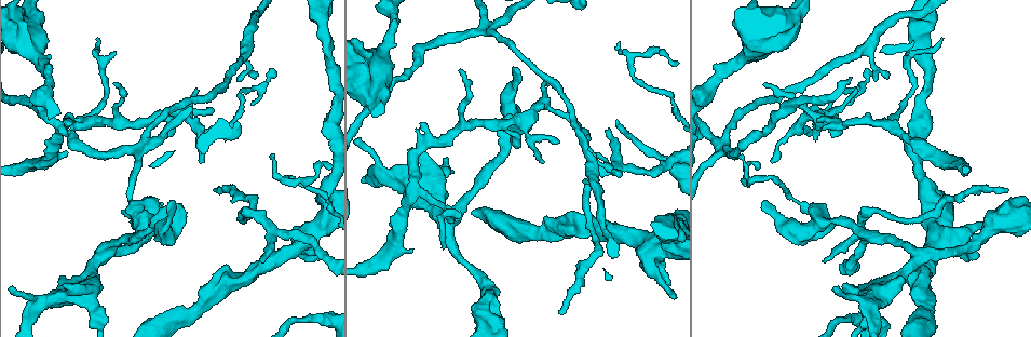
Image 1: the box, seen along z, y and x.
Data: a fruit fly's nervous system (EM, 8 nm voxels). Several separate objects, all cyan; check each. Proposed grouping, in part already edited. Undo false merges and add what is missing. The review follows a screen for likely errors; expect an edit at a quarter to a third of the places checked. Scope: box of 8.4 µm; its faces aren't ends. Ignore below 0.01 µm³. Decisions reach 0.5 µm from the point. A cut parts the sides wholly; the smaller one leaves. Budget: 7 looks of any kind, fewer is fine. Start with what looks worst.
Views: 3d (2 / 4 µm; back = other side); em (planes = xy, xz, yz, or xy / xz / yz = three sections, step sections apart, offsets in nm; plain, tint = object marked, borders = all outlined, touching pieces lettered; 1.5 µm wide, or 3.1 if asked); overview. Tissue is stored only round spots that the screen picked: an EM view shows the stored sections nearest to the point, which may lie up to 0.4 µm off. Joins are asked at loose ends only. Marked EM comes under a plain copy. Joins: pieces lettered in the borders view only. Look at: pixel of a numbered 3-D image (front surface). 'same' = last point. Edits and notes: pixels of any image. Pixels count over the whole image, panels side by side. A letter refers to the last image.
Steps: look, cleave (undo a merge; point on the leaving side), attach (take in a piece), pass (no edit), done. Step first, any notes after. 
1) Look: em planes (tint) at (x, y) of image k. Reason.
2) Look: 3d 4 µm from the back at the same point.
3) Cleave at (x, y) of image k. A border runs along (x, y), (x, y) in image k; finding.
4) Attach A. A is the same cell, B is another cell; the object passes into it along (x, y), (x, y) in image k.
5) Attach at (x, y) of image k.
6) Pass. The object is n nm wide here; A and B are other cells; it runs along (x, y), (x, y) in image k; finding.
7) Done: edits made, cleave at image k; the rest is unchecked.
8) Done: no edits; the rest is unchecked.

Look: em planes (borders) at (560, 314) of image 1. Free end.

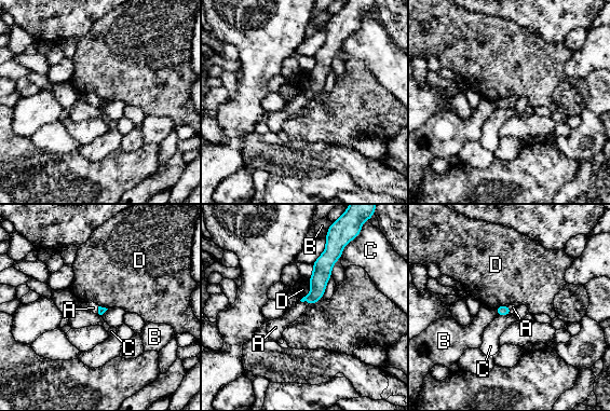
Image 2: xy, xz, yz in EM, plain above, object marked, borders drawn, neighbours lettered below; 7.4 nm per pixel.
Attach A. A is the same cell, B, C and D are other cells; the object passes into it along (322, 272), (304, 300), (292, 314) in image 2; it goes on there.

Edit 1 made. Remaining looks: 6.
Look: 3d 4 µm from the back at (754, 47) of image 1. Thick turns thin.

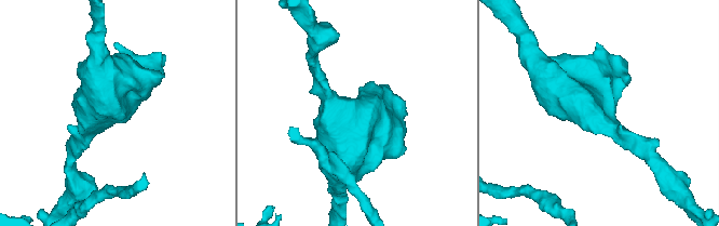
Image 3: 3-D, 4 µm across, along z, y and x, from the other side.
Look: em planes (borders) at (597, 116) of image 3. Need the tissue.

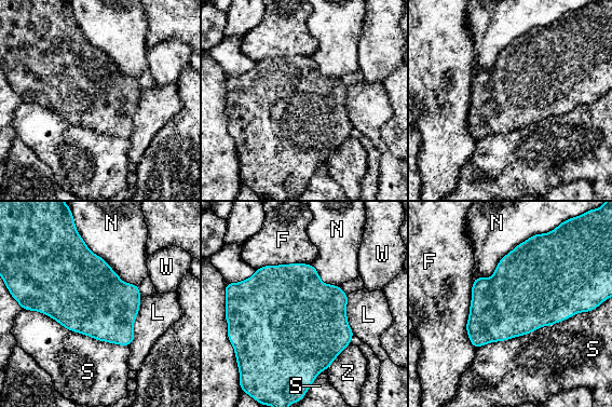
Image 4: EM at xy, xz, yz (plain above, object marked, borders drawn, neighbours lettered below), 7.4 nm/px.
Pass. The object is 550 nm wide here; F, L, N, S, W and Z are other cells; a border runs along (536, 233), (474, 281) in image 4; one neuron here.

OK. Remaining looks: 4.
Look: em yz step 4 (tint) at (815, 110) of image 1. Arms part here.

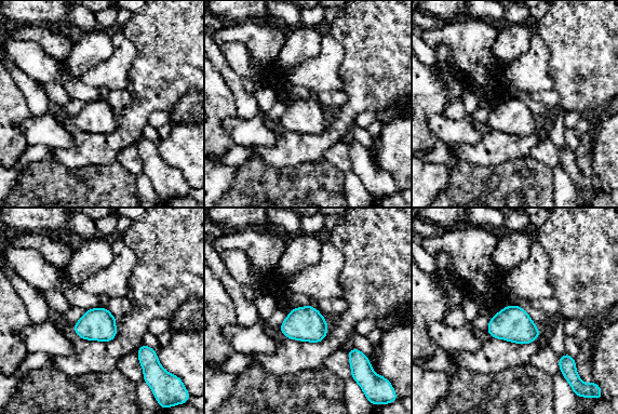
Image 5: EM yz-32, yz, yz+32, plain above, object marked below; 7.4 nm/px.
Look: em planes (borders) at the same point.

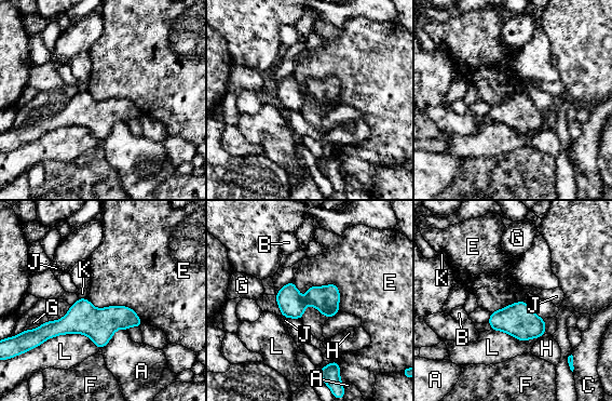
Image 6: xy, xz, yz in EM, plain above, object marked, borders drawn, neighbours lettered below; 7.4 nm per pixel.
Pass. A, B, C, E, F, G, H, J, K and L are other cells; it runs along (138, 322), (73, 321), (40, 333) in image 6; all the same neuron.

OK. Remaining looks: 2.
Done: edits made, attach at image 2; the rest is unchecked.

